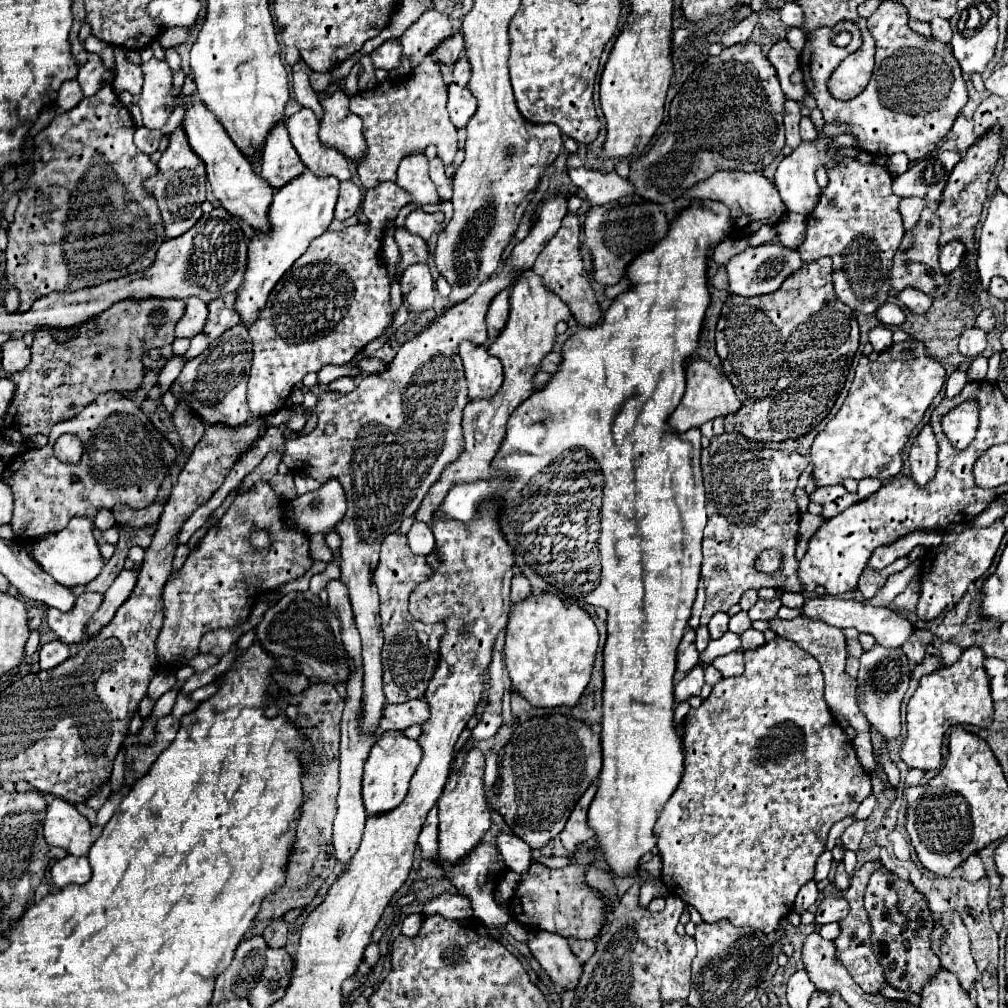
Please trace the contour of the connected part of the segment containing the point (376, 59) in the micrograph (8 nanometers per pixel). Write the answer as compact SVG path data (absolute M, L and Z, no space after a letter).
M388 39L378 49L374 49L370 53L370 57L372 57L374 67L378 67L378 69L386 69L386 71L398 69L400 59L402 59L402 45L398 39Z

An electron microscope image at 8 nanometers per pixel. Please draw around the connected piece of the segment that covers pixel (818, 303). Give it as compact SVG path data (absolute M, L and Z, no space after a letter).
M830 257L804 263L802 269L792 273L776 293L754 299L728 295L716 325L716 353L722 361L722 371L728 375L742 403L736 413L730 413L730 417L724 419L724 427L726 431L738 431L746 439L764 443L798 439L820 425L836 403L858 349L858 321L854 311L838 301L834 293Z

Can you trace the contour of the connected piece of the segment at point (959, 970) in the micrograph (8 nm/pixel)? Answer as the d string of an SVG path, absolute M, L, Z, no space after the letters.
M956 911L942 913L940 921L934 923L932 935L932 951L940 957L944 969L958 975L960 985L970 993L976 985L976 963L970 955L970 939L968 929L962 923L962 917Z

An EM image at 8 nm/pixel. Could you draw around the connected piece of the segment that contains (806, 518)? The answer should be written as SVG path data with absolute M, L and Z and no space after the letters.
M804 513L804 515L800 517L800 539L808 541L808 539L820 529L822 523L824 523L824 517L822 517L822 515Z

